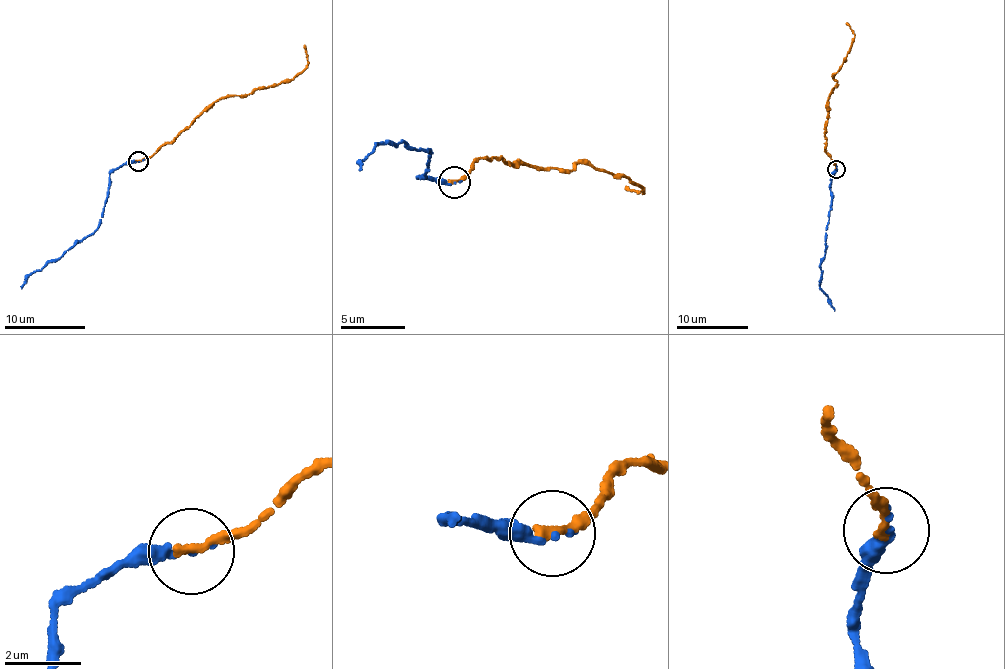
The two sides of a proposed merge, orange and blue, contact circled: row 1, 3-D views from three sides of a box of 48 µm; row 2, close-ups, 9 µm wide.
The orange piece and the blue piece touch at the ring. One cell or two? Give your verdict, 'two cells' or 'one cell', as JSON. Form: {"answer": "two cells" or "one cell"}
{"answer": "one cell"}

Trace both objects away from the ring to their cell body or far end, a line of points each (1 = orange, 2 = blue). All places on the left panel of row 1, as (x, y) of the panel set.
1: (137, 162), (146, 159), (185, 131), (215, 101), (246, 96), (259, 87), (288, 83), (308, 62), (305, 44)
2: (139, 162), (127, 161), (109, 174), (109, 197), (100, 225), (58, 259), (27, 276), (21, 288)

